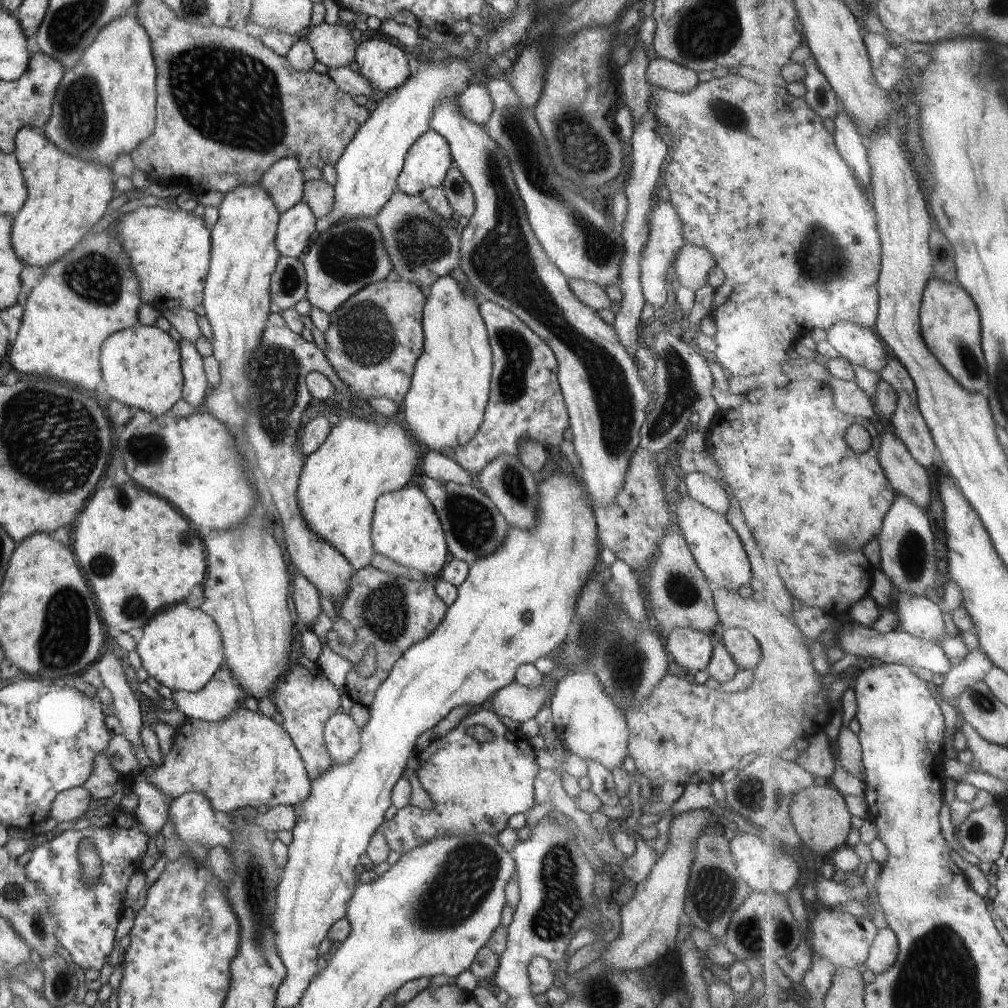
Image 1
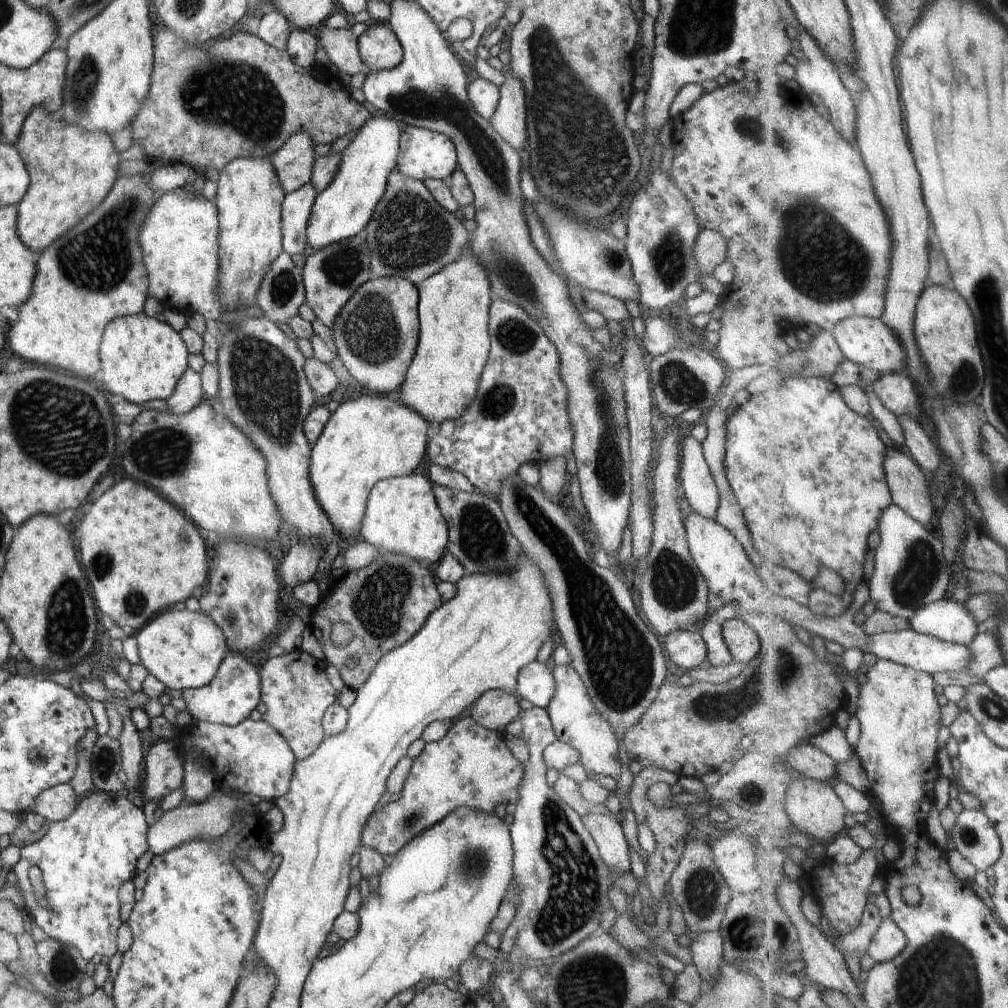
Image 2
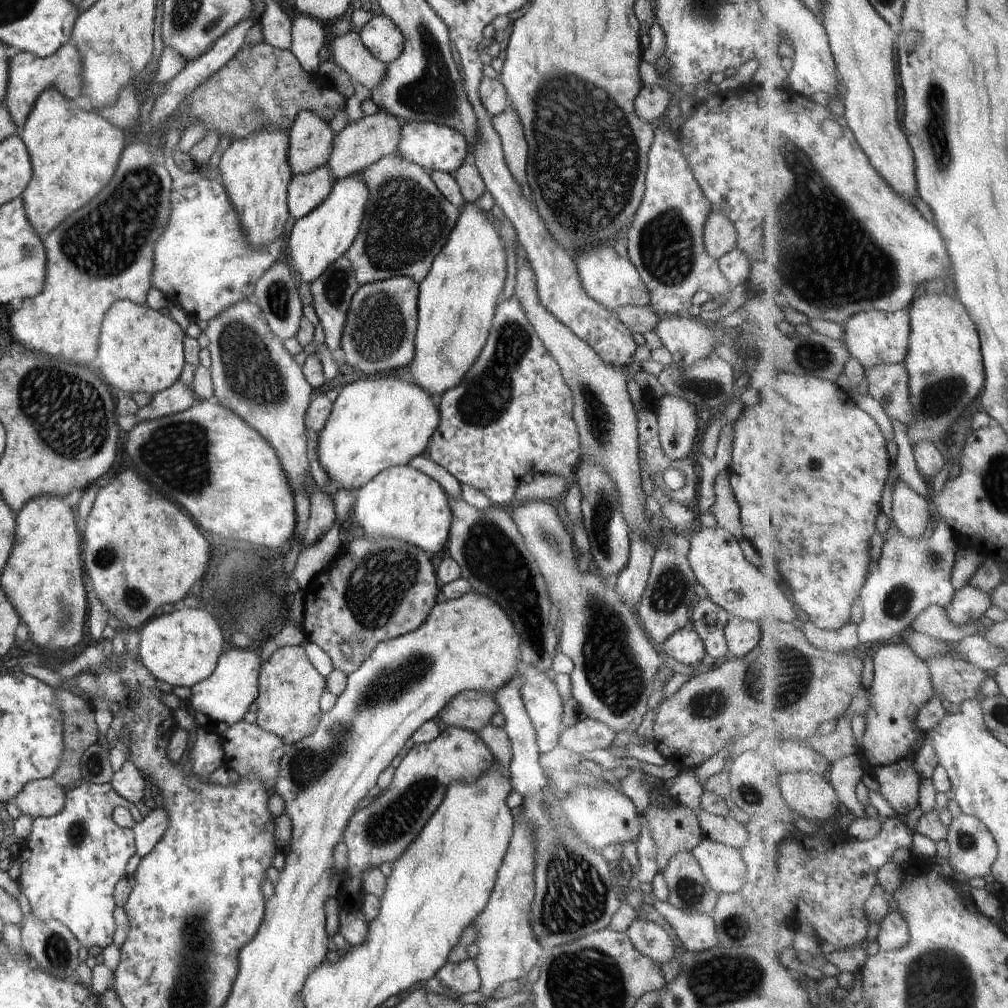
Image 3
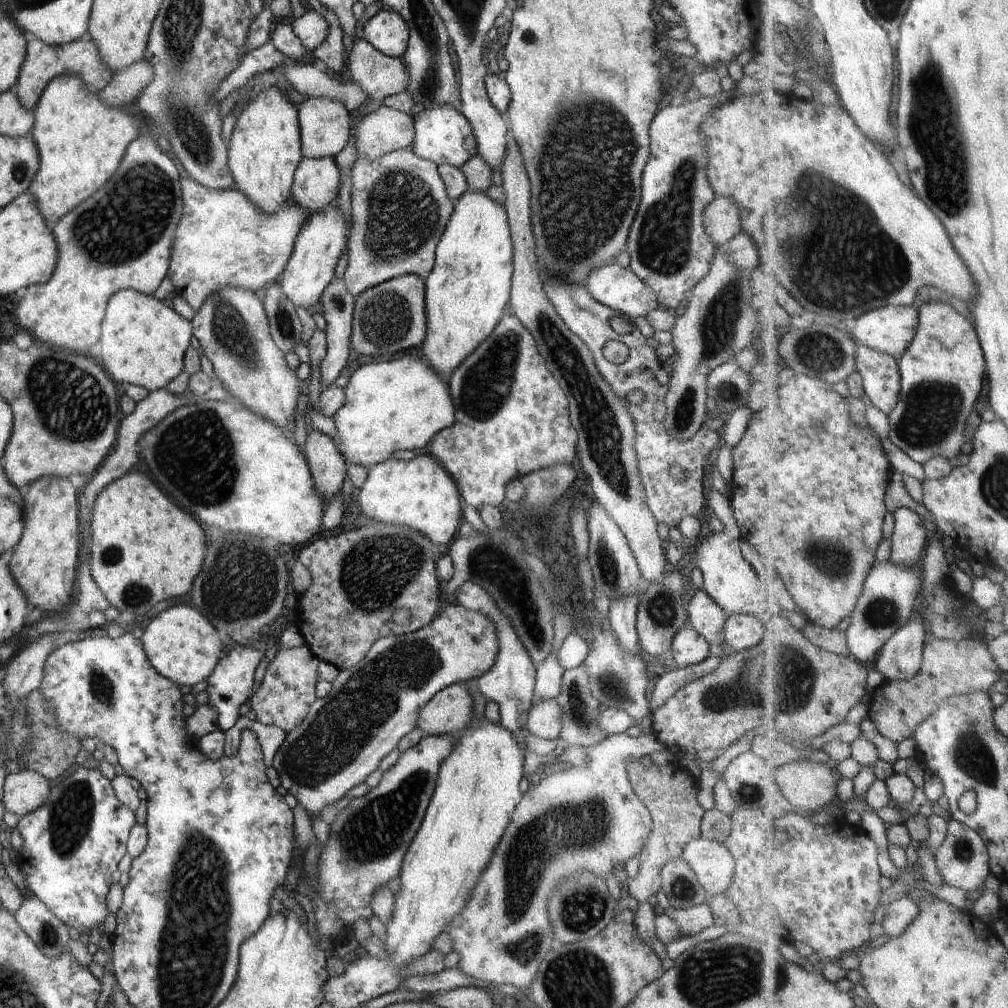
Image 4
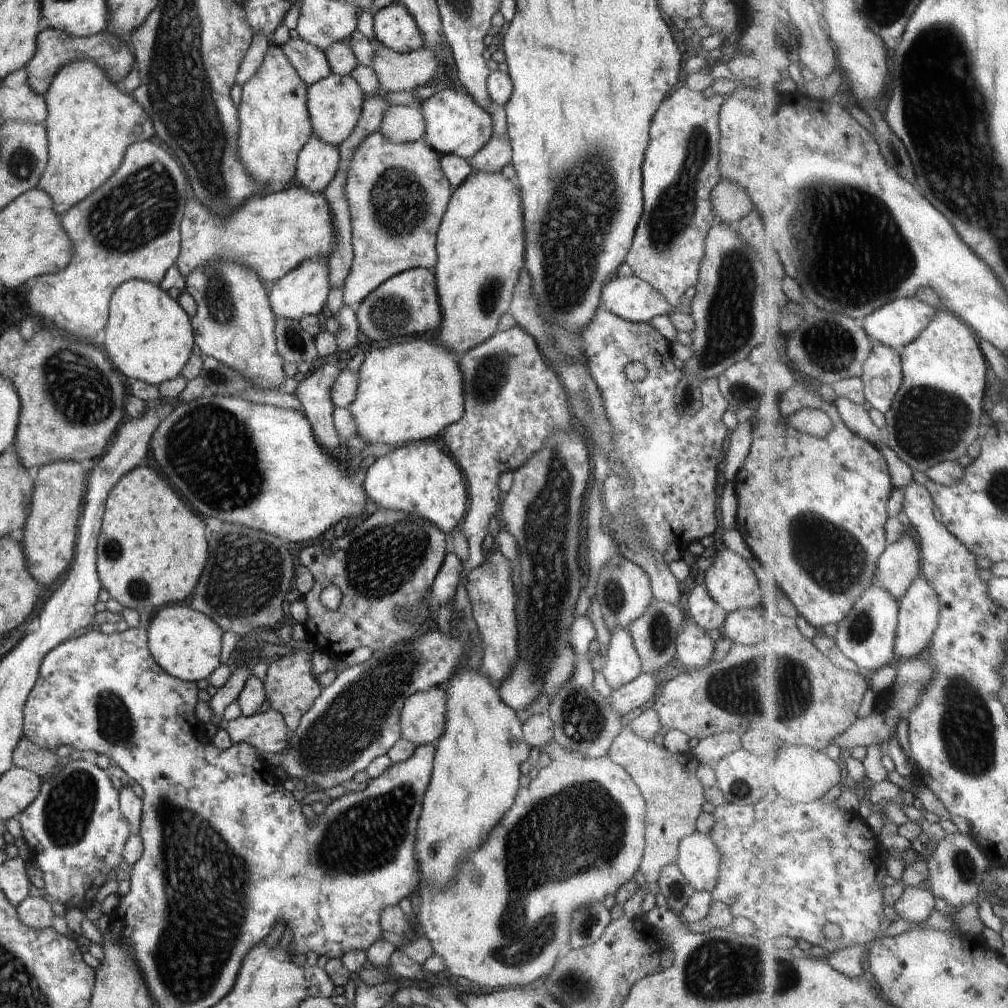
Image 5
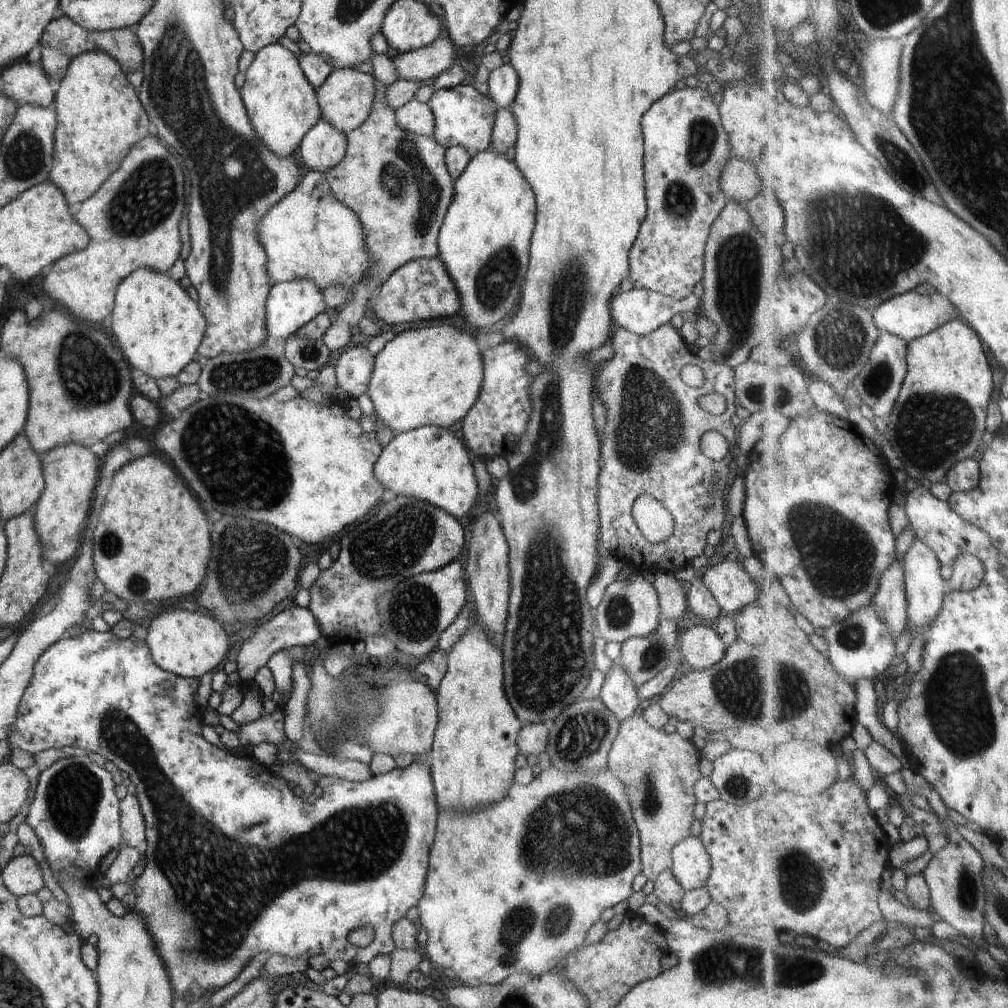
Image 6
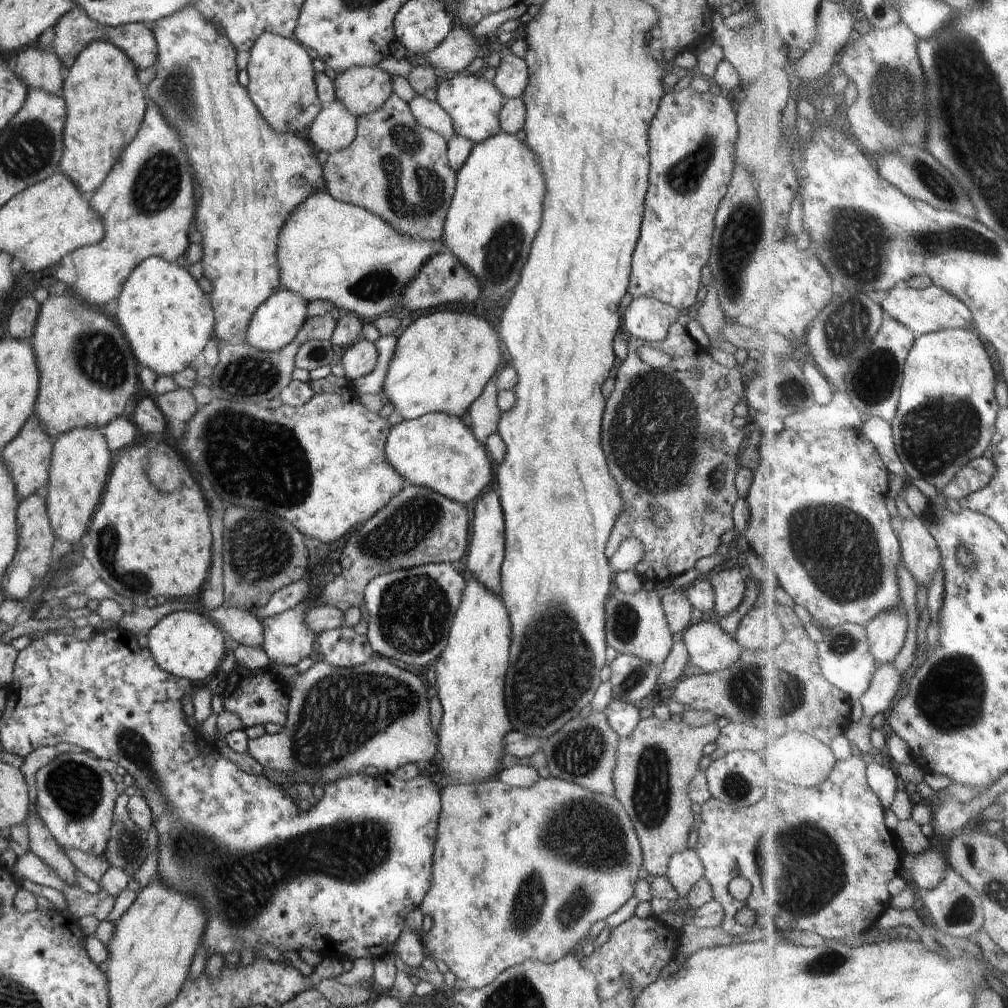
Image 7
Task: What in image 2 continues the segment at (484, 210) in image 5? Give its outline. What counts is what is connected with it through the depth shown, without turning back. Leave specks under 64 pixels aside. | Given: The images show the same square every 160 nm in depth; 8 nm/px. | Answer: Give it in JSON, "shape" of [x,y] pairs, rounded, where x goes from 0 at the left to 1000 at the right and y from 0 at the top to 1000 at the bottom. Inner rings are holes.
{"shape":[[[464,244],[454,258],[438,264],[438,268],[421,278],[414,288],[415,342],[397,385],[397,399],[421,415],[423,420],[437,422],[446,415],[454,415],[474,387],[476,371],[487,345],[488,288],[478,260]]]}

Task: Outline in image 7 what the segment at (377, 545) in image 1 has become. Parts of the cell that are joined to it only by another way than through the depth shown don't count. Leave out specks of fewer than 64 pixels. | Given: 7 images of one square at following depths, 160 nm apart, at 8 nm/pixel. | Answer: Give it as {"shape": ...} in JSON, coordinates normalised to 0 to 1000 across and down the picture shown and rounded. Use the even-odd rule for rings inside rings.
{"shape":[[[435,409],[400,417],[388,425],[382,448],[387,462],[391,462],[391,466],[395,466],[404,479],[427,484],[454,500],[470,498],[488,474],[483,446],[474,438],[474,435],[470,435],[461,414]]]}

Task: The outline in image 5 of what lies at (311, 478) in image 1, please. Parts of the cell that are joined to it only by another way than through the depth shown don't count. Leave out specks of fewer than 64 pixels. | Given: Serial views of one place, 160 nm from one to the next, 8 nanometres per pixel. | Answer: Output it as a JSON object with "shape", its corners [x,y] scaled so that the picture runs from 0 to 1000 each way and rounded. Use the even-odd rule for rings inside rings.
{"shape":[[[407,334],[403,339],[369,347],[357,365],[353,397],[344,405],[353,419],[354,434],[367,441],[387,440],[395,443],[413,437],[436,435],[444,423],[455,419],[462,409],[462,379],[454,361],[457,358],[455,352],[450,351],[450,347],[442,347],[442,343],[437,341],[433,334],[432,337]]]}

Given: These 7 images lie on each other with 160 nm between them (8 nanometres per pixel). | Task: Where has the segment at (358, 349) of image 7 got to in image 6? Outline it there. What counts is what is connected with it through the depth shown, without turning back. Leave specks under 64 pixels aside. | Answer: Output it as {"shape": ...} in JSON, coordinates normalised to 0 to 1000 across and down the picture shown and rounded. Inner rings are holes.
{"shape":[[[351,343],[338,351],[333,359],[332,373],[334,383],[339,385],[349,396],[355,396],[364,389],[369,369],[371,353],[361,343]]]}

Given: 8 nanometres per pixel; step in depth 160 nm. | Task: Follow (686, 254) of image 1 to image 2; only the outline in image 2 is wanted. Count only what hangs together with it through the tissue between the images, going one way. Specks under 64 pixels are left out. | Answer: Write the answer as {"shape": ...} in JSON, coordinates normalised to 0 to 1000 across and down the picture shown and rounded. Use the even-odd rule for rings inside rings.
{"shape":[[[695,228],[690,240],[688,240],[688,256],[692,262],[692,268],[696,270],[694,282],[697,289],[703,289],[710,294],[713,294],[718,285],[713,282],[706,274],[708,266],[720,259],[720,238],[710,230],[710,228]]]}

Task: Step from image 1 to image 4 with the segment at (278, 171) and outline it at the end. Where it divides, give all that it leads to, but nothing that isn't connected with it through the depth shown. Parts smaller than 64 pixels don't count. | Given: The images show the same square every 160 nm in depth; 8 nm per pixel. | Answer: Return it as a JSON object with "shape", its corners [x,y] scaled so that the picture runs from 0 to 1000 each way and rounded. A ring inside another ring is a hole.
{"shape":[[[307,96],[300,103],[297,103],[295,112],[301,157],[331,157],[333,153],[345,143],[349,116],[342,108],[342,105],[338,101],[335,101],[334,98],[325,96]]]}

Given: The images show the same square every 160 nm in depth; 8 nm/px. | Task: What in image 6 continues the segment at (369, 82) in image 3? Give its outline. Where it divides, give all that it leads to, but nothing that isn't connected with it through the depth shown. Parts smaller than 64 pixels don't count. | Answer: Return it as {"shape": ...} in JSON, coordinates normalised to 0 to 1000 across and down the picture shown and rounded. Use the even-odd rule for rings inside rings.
{"shape":[[[439,34],[427,46],[405,53],[397,53],[391,60],[395,78],[413,79],[418,83],[428,82],[441,69],[446,69],[451,63],[451,51],[448,40]]]}

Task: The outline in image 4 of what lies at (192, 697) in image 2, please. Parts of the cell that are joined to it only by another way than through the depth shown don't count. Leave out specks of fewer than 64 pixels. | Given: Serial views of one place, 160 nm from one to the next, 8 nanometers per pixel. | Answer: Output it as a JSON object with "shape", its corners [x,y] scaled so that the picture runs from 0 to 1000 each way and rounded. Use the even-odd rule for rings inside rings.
{"shape":[[[268,629],[268,635],[259,646],[248,641],[239,640],[230,643],[225,649],[216,654],[210,669],[204,674],[205,698],[215,706],[217,724],[221,727],[228,724],[238,712],[238,700],[248,695],[247,691],[253,683],[253,665],[257,655],[263,651],[264,643],[273,637],[274,634]]]}

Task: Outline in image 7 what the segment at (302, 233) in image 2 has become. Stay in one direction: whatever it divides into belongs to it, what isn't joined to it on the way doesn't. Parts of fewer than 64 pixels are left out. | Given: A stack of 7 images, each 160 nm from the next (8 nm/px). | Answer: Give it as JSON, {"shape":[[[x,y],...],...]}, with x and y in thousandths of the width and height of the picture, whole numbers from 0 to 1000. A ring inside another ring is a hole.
{"shape":[[[331,99],[317,109],[303,133],[314,153],[321,157],[351,141],[354,123],[355,115],[347,113],[339,99]]]}

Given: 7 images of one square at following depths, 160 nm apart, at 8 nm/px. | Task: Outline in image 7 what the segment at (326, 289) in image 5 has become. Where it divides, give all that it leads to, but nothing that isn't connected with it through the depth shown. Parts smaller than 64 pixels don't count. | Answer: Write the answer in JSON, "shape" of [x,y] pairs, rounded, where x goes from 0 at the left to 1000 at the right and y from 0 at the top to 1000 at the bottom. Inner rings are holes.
{"shape":[[[277,286],[264,300],[260,300],[254,310],[250,312],[246,327],[244,327],[243,340],[256,347],[256,349],[274,349],[274,347],[280,347],[282,343],[292,338],[298,325],[303,321],[306,302],[296,292],[292,292],[290,288]]]}

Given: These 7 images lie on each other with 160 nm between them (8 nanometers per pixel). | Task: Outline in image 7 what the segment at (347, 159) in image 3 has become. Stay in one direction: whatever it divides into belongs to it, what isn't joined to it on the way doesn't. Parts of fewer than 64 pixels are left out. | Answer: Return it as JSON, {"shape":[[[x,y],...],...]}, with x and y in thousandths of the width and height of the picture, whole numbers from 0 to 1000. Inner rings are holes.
{"shape":[[[415,94],[404,103],[409,115],[420,127],[431,129],[431,131],[443,138],[452,134],[448,117],[435,101],[424,99],[420,94]]]}

